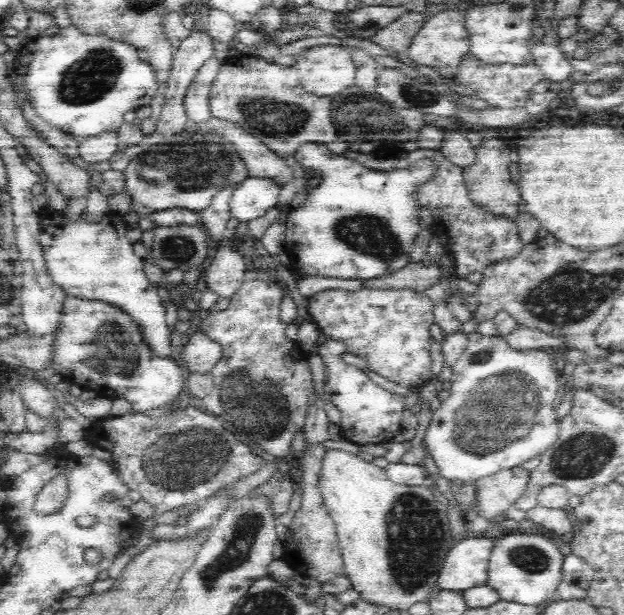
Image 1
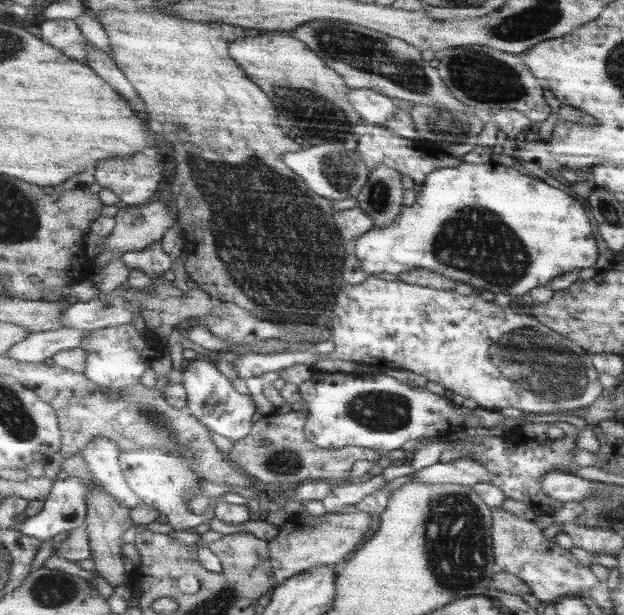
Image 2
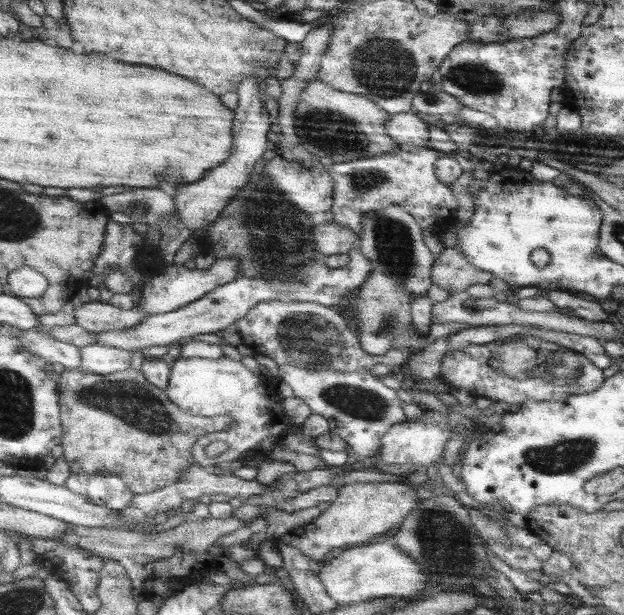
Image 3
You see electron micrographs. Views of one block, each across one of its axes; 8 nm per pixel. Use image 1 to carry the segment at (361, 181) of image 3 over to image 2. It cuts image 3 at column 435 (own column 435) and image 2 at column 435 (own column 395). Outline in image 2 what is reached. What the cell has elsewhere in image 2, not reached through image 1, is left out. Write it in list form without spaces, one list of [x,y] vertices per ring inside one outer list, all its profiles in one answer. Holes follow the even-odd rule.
[[[365,124],[365,126],[367,126],[365,128],[365,134],[359,136],[359,142],[357,142],[357,148],[355,150],[359,150],[363,154],[365,162],[371,168],[371,172],[377,170],[381,164],[387,164],[389,168],[399,170],[403,176],[411,176],[417,186],[423,186],[425,180],[429,178],[429,174],[433,174],[433,172],[437,172],[441,168],[463,164],[461,160],[457,160],[457,158],[453,158],[449,154],[433,154],[431,156],[429,152],[421,152],[417,148],[417,142],[415,140],[403,138],[403,136],[395,134],[393,130],[387,130],[385,126],[375,126],[375,124]]]

